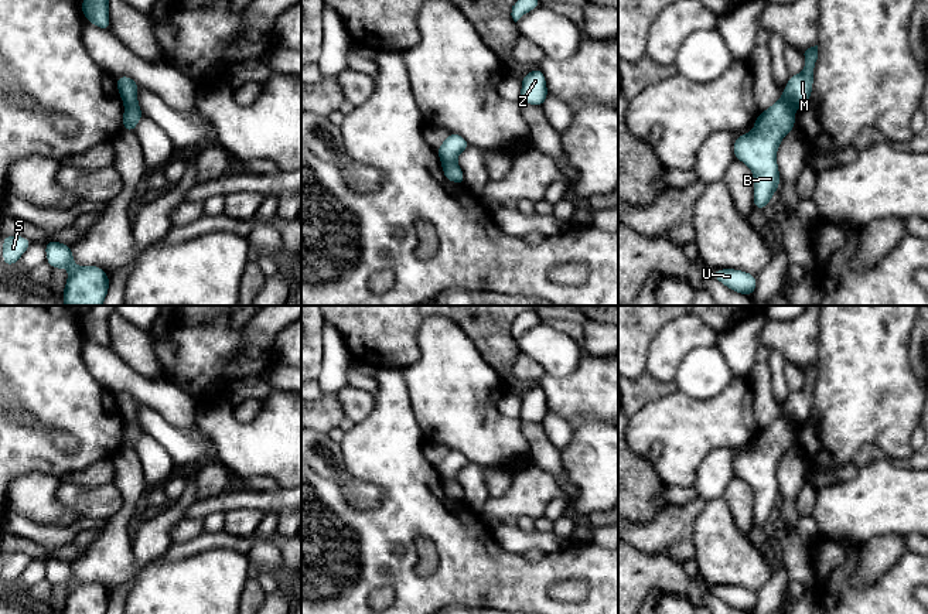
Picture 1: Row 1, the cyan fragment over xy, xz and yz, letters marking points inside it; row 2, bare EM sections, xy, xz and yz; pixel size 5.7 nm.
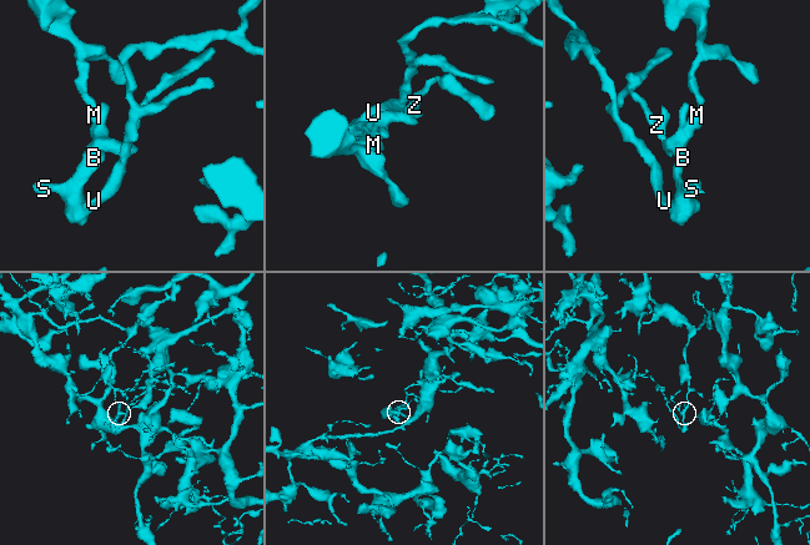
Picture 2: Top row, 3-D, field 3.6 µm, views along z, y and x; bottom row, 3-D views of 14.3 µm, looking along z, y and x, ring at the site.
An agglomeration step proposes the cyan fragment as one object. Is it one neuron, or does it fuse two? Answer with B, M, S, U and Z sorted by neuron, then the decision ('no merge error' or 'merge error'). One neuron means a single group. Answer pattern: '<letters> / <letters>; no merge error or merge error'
B S U Z / M; merge error

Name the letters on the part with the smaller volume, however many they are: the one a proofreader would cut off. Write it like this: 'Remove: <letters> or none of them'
Remove: B, S, U, Z

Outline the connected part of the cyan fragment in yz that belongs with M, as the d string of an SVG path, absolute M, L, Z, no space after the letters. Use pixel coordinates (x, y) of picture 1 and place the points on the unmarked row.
M818 362L805 368L805 385L798 392L791 392L782 406L782 415L798 426L809 419L813 403L813 386L818 376Z

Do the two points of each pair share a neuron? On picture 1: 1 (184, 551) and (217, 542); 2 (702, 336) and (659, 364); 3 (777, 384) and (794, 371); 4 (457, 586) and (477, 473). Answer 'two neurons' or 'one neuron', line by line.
1: one neuron
2: one neuron
3: two neurons
4: two neurons

